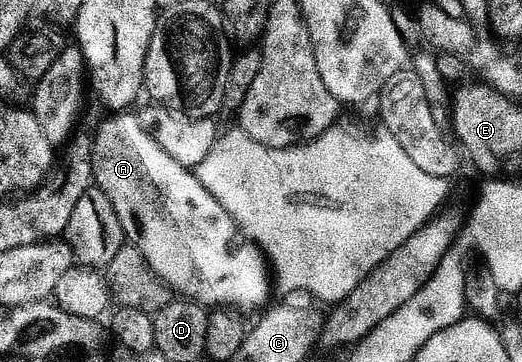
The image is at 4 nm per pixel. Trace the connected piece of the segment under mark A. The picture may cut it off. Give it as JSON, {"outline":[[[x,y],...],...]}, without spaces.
{"outline":[[[113,115],[110,121],[103,122],[91,152],[96,188],[111,199],[128,244],[137,248],[157,277],[182,298],[206,307],[232,307],[237,311],[259,308],[269,297],[269,281],[271,285],[266,258],[253,247],[237,249],[233,242],[232,217],[190,170],[175,163],[175,159],[159,147],[152,132],[141,126],[140,116],[129,116],[133,115]]]}

